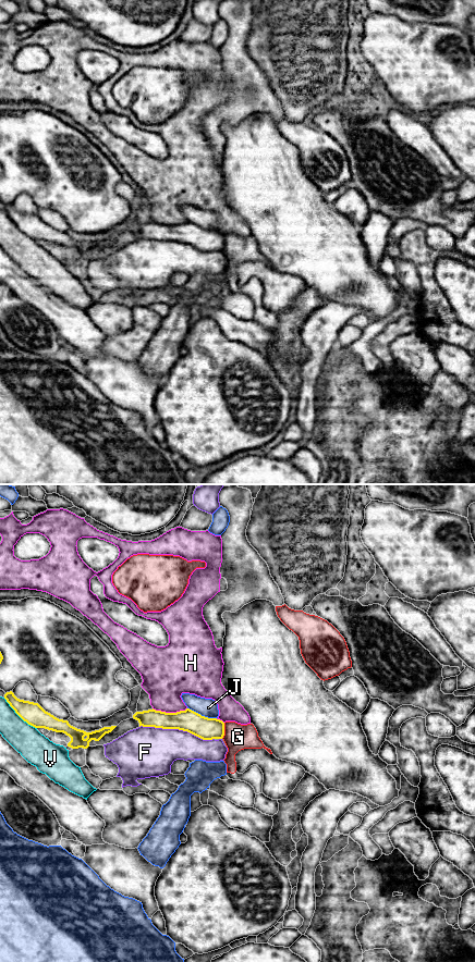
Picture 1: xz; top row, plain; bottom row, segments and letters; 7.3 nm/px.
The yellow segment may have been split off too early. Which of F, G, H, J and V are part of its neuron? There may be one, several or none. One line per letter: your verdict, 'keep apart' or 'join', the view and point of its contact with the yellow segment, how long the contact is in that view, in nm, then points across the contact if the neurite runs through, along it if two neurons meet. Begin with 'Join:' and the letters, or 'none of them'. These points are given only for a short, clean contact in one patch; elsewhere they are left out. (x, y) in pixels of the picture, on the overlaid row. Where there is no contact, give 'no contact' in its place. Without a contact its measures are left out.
Join: none of them
F: keep apart | xz (177, 728) | 550 nm
G: keep apart | xz (223, 730) | 120 nm | along xz (224, 723), (224, 735), (221, 738)
H: keep apart | xz (170, 713) | 260 nm
J: keep apart | xz (201, 715) | 240 nm
V: keep apart | xz (19, 715) | 340 nm

